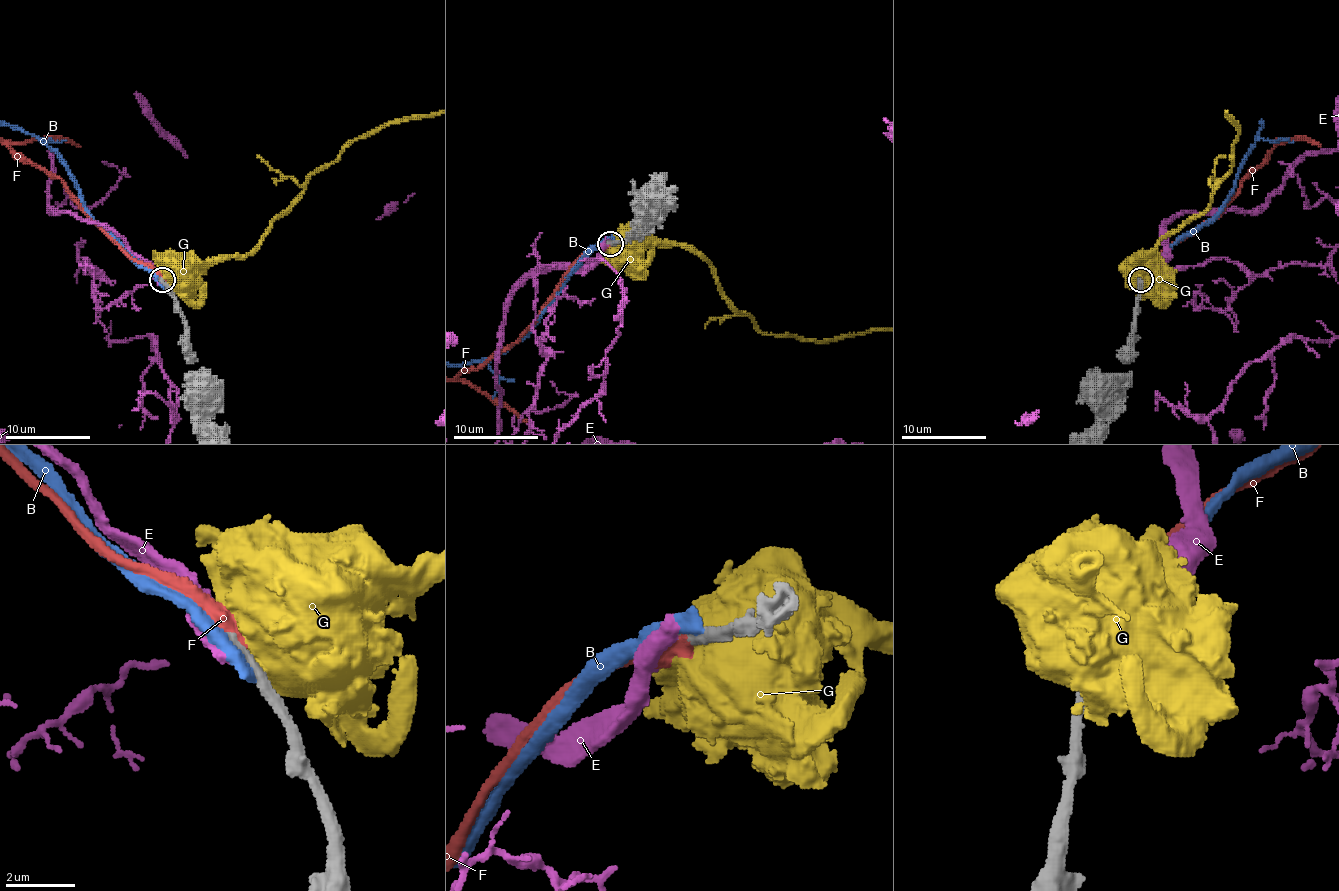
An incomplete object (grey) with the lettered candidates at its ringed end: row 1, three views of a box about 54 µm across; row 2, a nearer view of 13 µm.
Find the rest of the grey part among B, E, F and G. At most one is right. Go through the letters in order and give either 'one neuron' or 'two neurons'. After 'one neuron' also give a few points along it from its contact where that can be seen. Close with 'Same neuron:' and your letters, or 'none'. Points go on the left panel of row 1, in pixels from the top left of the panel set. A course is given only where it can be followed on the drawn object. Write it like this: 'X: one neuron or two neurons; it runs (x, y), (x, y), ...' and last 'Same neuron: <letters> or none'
B: two neurons
E: two neurons
F: one neuron
G: two neurons
Same neuron: F

